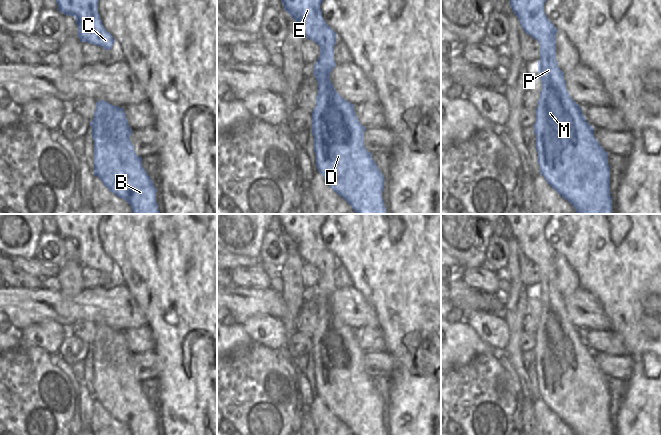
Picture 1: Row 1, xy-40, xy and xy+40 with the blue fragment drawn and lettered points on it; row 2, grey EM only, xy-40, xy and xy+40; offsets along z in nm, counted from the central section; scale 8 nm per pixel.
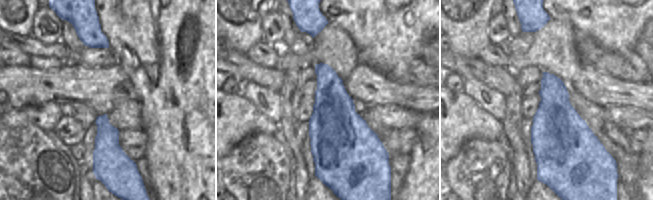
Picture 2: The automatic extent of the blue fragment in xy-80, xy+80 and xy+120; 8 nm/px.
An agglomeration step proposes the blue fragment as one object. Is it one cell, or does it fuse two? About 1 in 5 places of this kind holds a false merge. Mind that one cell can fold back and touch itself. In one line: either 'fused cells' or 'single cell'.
single cell

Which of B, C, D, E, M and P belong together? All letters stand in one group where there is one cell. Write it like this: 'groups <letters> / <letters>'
groups B C D E M P

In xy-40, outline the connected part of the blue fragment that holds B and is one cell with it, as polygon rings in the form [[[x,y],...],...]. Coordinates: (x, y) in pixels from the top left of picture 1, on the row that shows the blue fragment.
[[[103,100],[96,102],[94,117],[90,122],[94,141],[94,176],[119,198],[125,200],[133,214],[160,214],[156,203],[156,189],[142,167],[130,141],[132,130],[128,125],[124,108],[113,106]]]

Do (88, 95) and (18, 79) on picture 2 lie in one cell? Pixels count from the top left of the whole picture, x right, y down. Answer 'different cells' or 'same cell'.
same cell

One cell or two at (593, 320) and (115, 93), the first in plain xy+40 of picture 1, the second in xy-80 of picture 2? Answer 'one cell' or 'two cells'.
one cell

